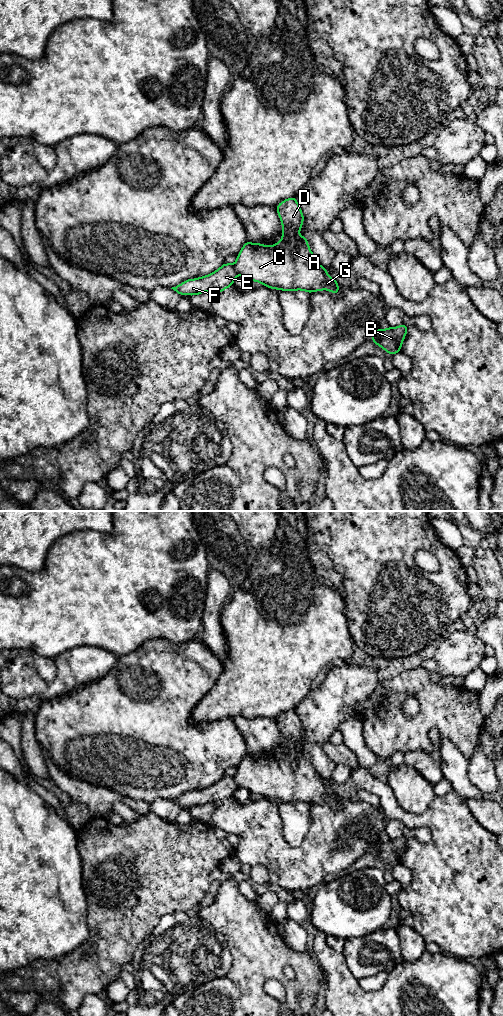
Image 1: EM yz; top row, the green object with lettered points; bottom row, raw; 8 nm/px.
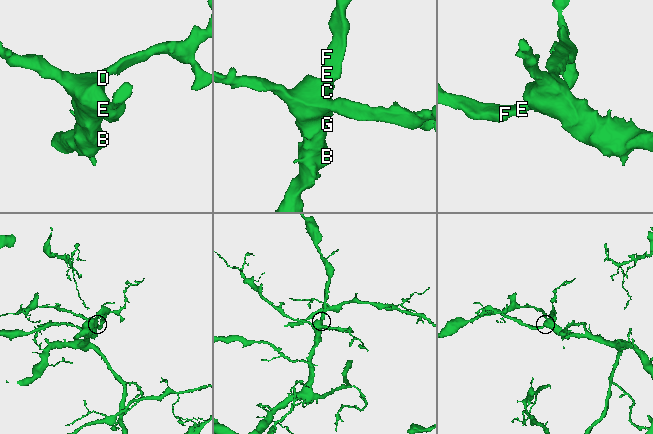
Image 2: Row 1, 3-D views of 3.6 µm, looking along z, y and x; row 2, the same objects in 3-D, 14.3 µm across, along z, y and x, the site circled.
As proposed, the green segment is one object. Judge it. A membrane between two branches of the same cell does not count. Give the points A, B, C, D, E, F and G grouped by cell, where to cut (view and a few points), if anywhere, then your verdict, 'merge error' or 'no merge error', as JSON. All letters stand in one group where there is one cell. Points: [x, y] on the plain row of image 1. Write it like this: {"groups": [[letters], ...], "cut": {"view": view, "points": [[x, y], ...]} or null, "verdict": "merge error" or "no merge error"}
{"groups": [["A", "B", "C", "D", "E", "F", "G"]], "cut": null, "verdict": "no merge error"}

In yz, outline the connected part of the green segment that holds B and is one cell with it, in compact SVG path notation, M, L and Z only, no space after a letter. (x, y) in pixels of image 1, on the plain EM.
M405 835L395 840L388 838L385 843L379 839L373 845L371 852L389 866L395 867L401 863L402 854L406 848L407 842L408 839Z

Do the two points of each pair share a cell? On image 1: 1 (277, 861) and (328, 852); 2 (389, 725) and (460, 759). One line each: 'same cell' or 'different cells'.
1: same cell
2: different cells

